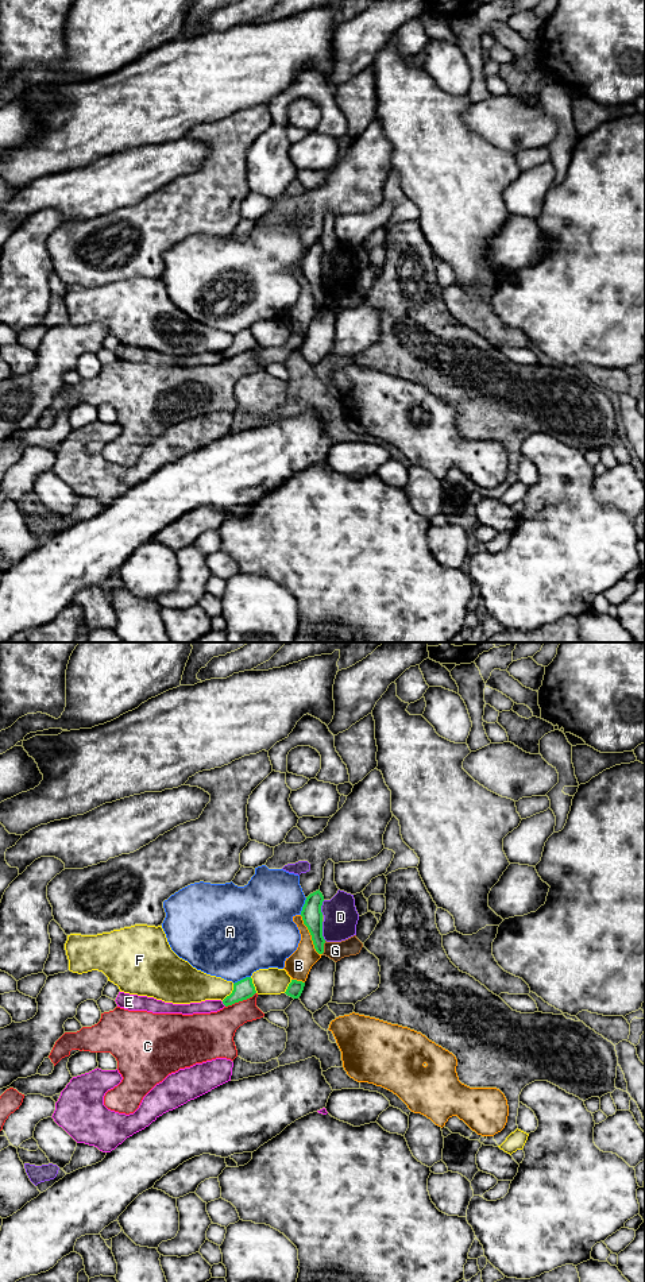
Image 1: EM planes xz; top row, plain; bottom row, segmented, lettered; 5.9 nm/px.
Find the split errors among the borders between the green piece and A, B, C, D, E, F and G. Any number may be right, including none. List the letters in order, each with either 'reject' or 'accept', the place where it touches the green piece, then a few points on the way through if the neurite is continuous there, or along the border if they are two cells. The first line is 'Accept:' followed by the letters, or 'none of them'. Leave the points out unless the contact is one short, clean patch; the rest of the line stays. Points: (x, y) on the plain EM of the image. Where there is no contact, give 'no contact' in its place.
Accept: none of them
A: reject; contact xz (304, 258)
B: reject; contact xz (311, 286)
C: reject; contact xz (240, 352); border xz (255, 344), (226, 359)
D: reject; contact xz (321, 284)
E: reject; contact xz (224, 356)
F: reject; contact xz (231, 346)
G: reject; contact xz (323, 300); border xz (325, 293), (321, 305)

